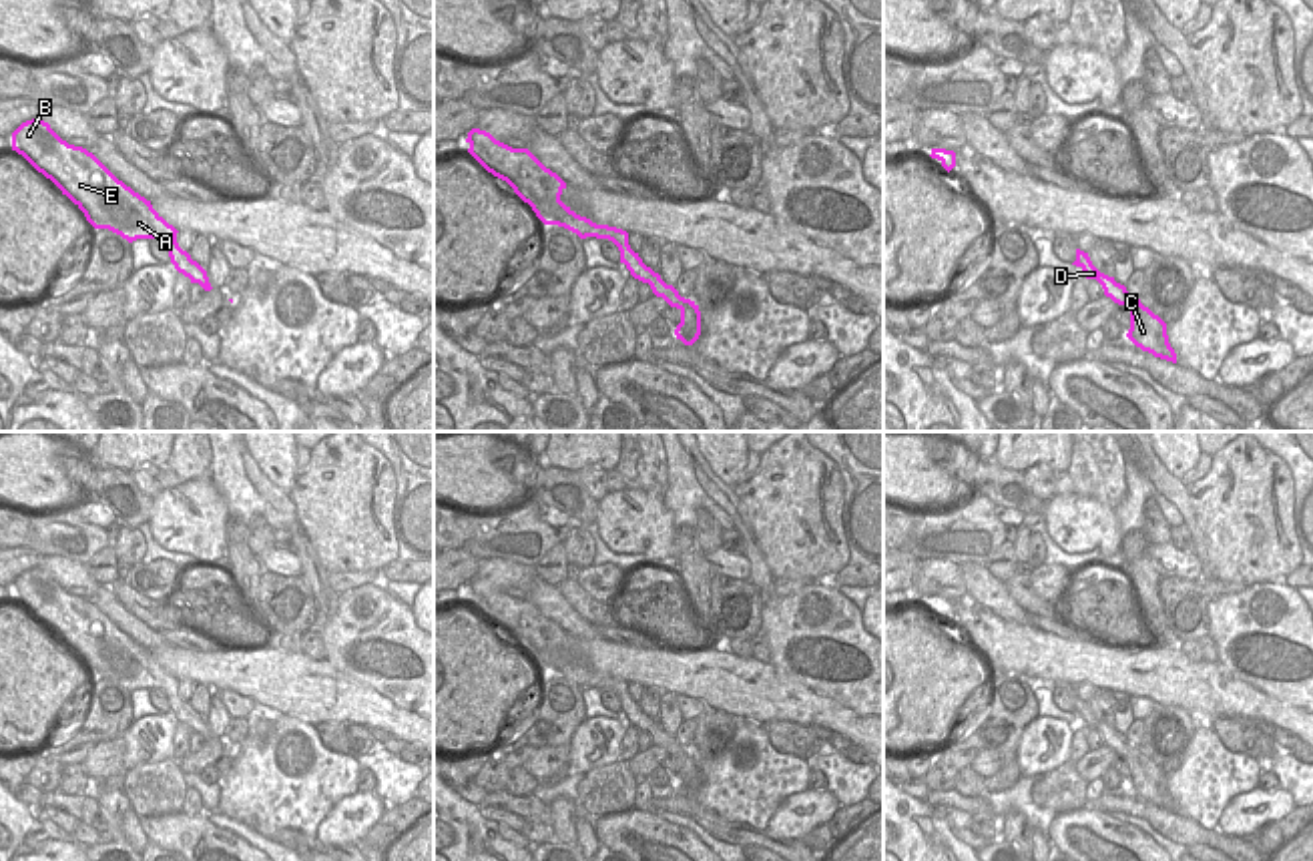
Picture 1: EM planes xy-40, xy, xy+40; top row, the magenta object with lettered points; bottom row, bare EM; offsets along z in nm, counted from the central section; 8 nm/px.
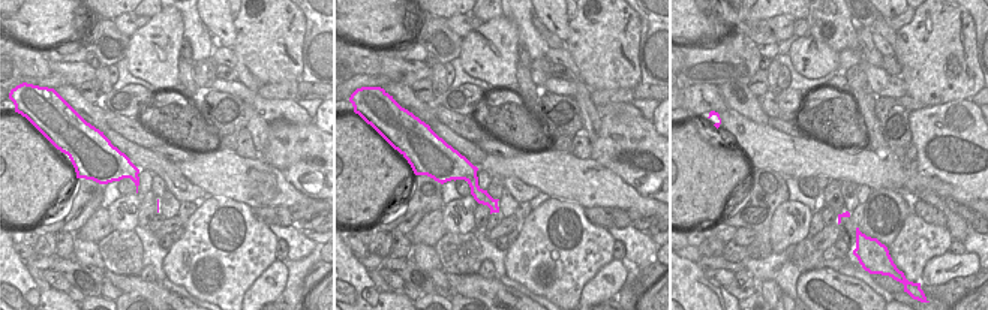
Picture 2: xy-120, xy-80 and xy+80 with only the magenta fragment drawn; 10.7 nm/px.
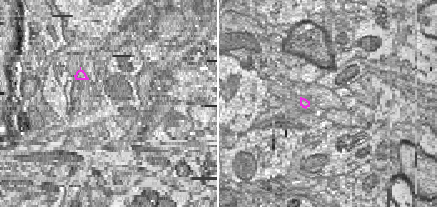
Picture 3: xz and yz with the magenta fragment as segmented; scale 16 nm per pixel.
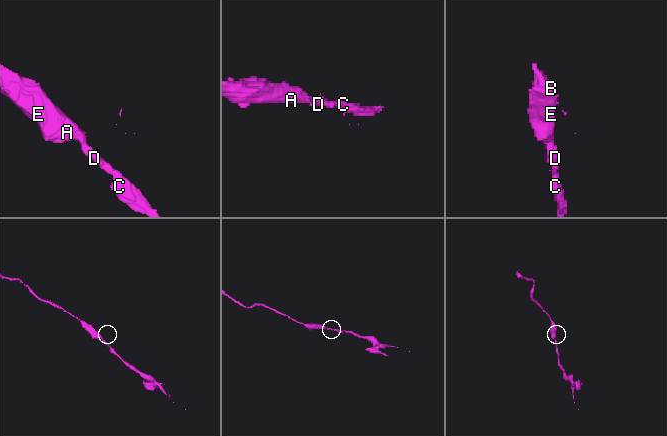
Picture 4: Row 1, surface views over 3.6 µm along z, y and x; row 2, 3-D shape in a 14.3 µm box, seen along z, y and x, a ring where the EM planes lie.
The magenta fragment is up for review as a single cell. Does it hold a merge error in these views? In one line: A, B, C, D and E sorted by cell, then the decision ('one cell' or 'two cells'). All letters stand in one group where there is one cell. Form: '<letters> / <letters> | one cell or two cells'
A B C D E | one cell

